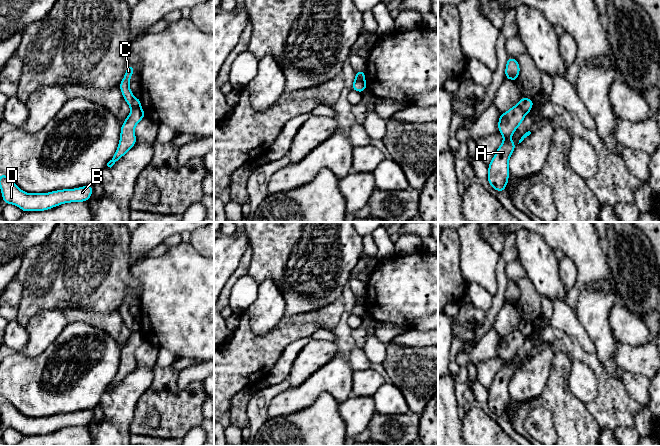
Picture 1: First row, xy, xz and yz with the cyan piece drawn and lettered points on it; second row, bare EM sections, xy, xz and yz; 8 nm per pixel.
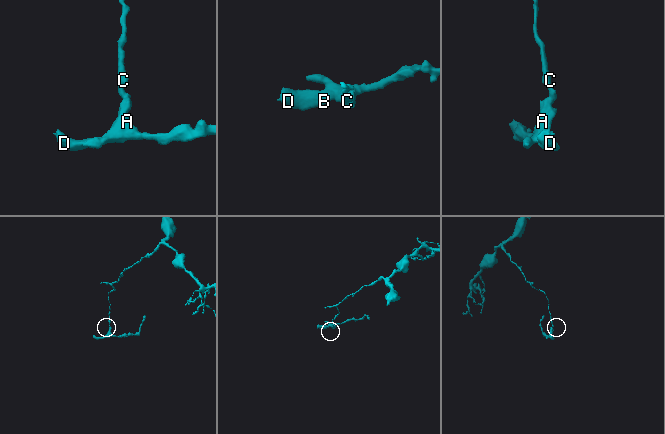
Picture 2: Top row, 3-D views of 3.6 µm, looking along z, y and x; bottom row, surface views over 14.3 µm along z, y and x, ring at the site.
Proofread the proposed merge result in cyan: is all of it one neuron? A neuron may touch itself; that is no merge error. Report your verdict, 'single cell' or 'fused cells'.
fused cells

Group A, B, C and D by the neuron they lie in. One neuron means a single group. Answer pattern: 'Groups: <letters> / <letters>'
Groups: A B D / C

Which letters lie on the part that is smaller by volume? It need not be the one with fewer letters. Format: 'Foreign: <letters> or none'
Foreign: A, B, D

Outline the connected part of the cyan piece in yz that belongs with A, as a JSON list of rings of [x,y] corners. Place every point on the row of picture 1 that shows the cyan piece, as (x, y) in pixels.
[[[512,106],[508,111],[499,115],[498,132],[503,136],[503,142],[495,151],[488,165],[488,183],[496,191],[506,190],[509,181],[509,159],[516,148],[511,136],[522,124],[527,113],[519,106]]]

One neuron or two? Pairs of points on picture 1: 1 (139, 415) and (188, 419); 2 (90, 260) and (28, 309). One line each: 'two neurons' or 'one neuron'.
1: one neuron
2: one neuron

